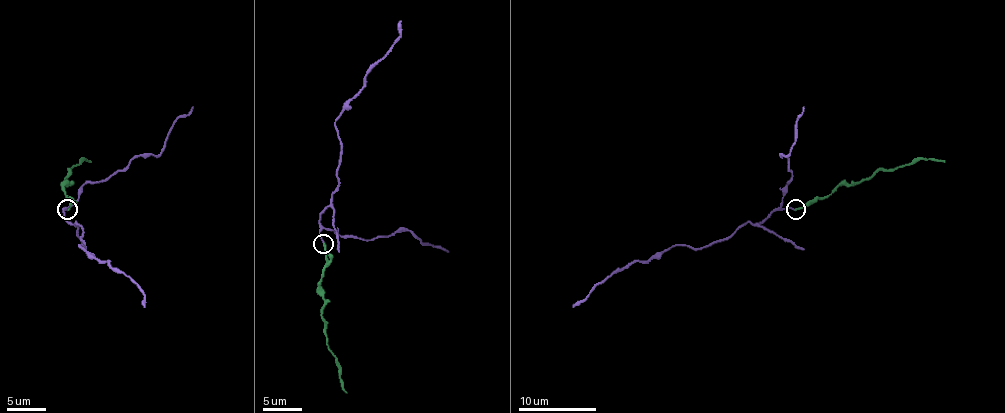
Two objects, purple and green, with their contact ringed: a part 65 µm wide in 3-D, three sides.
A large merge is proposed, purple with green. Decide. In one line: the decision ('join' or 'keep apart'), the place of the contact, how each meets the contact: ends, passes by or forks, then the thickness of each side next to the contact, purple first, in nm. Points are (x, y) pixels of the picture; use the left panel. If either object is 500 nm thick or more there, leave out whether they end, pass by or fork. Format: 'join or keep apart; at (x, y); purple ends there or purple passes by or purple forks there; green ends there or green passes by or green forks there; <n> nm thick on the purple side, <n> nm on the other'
keep apart; at (67, 209); purple ends there; green ends there; 160 nm thick on the purple side, 200 nm on the other

